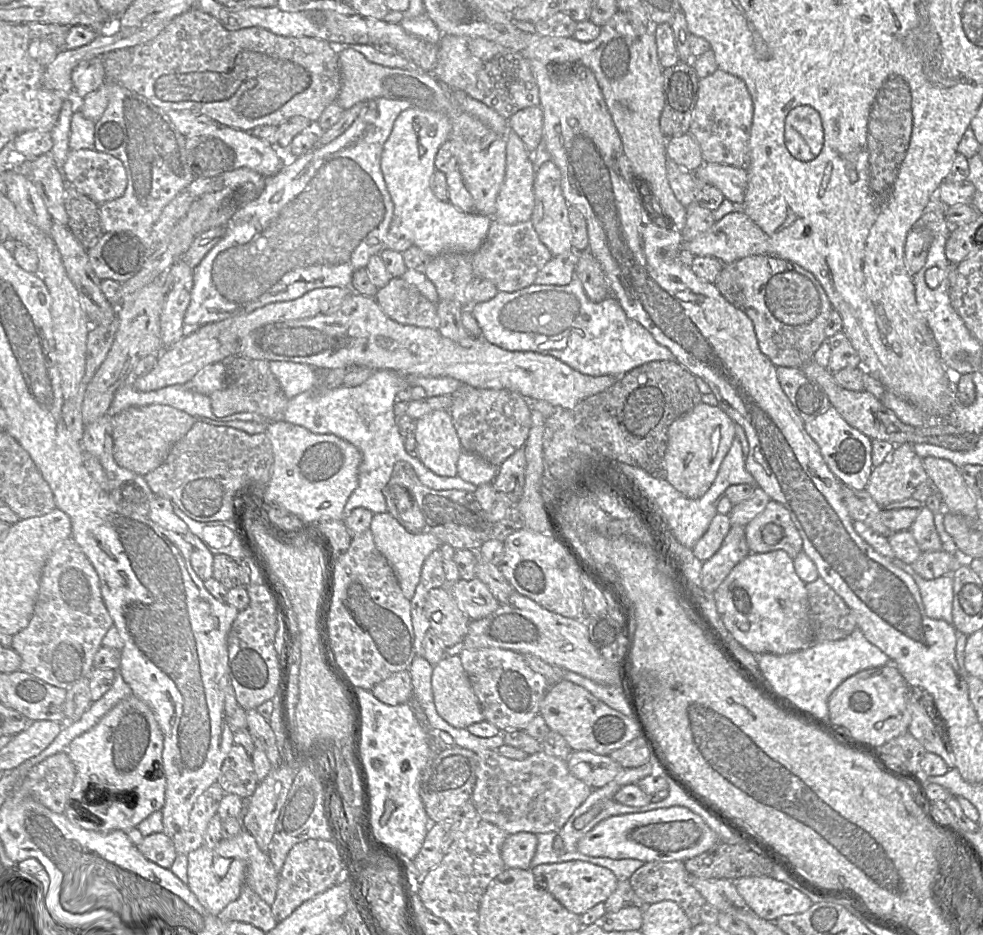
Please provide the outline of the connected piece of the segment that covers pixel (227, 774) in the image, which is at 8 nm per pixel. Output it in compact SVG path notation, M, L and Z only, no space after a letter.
M233 745L215 782L224 795L237 795L247 801L258 785L250 756L243 747Z

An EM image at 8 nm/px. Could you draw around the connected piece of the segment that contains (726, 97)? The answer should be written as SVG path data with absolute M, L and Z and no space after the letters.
M722 69L699 79L697 102L689 133L701 148L703 163L717 163L746 168L749 163L749 138L753 102L745 82Z

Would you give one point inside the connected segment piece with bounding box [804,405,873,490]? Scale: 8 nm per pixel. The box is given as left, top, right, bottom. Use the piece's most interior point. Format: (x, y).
(847, 452)

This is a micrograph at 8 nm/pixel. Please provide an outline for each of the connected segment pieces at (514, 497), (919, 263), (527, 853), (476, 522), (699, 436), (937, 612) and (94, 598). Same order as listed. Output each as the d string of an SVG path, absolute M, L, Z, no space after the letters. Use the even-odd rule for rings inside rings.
M520 448L501 464L492 481L494 488L505 494L512 505L516 505L522 495L525 485L525 468L525 451Z
M916 223L908 233L904 254L905 265L912 277L924 266L933 237L929 229L916 226Z
M529 832L509 834L501 847L506 868L529 869L537 848L536 835Z
M406 462L394 465L391 478L383 494L386 499L387 513L392 515L404 528L413 534L433 534L442 544L449 544L456 550L478 551L489 539L494 524L475 499L474 493L464 490L434 490L424 486L417 478L413 468ZM400 485L411 496L411 507L403 512L398 510L391 498L391 487Z
M700 403L675 420L668 429L664 457L665 480L690 499L703 496L716 479L721 463L736 437L735 422L719 407Z
M897 557L890 559L895 566L909 574L916 583L926 615L932 619L944 620L952 624L953 577L943 575L935 579L925 579L917 574L910 564Z
M72 537L61 542L46 561L28 626L13 636L11 648L21 657L19 671L66 691L93 669L94 656L113 626L102 598L98 574Z

